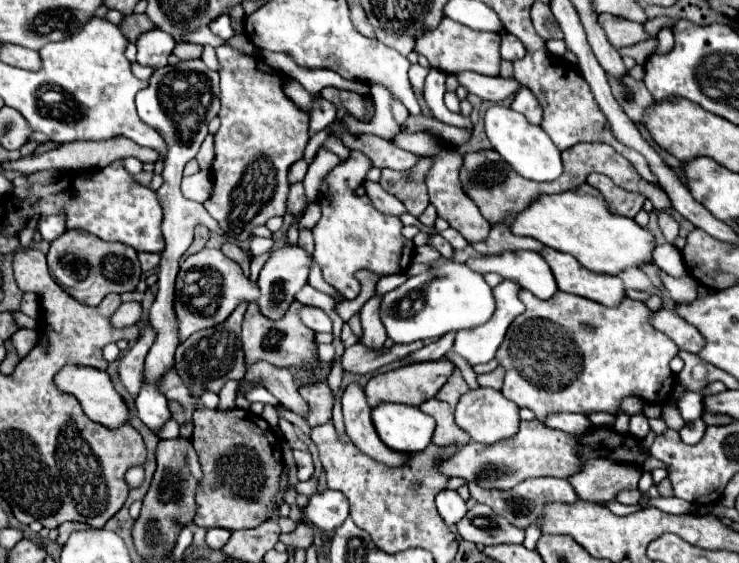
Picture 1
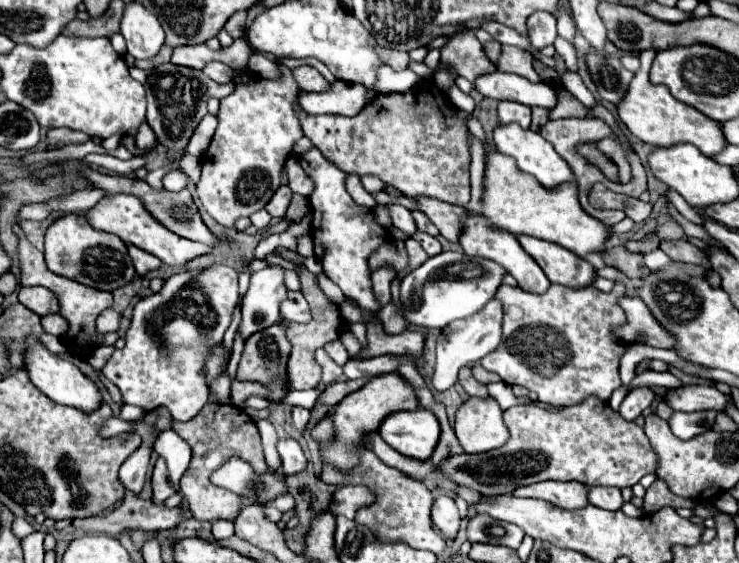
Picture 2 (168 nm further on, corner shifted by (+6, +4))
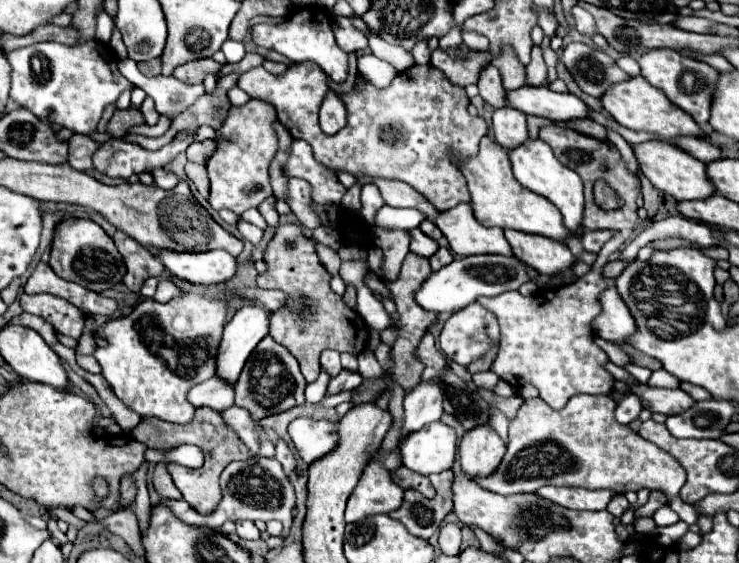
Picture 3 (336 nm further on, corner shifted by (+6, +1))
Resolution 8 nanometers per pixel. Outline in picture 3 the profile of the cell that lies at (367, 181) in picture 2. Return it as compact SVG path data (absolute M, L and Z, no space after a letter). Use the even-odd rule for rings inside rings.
M366 183L362 187L362 209L360 209L360 217L372 225L374 221L374 213L384 205L382 201L382 195L380 195L380 189L374 185L374 183Z

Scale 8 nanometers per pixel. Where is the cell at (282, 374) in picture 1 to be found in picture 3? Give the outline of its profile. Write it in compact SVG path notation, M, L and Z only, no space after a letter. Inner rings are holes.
M294 419L288 427L288 433L304 459L304 463L314 463L318 457L324 457L336 445L336 423L314 421L314 419Z

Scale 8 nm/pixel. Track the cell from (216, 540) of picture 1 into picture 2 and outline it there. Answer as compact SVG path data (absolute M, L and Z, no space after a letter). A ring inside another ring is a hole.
M218 520L212 524L212 534L216 540L224 540L230 538L234 534L234 524L232 520Z

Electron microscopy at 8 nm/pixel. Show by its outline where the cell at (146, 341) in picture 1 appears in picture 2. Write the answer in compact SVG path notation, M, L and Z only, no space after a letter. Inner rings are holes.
M216 264L202 272L180 272L168 278L158 294L138 300L138 304L134 306L132 322L124 336L126 346L112 352L102 368L102 374L120 388L124 404L134 404L144 410L156 410L164 406L172 414L172 418L180 422L194 418L208 402L208 382L204 376L206 358L210 358L214 346L222 344L222 336L230 324L236 302L238 272L230 266Z

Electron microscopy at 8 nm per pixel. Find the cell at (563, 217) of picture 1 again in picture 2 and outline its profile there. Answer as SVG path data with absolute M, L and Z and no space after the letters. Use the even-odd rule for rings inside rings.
M478 120L468 122L470 132L484 144L486 150L486 168L484 168L484 194L482 194L482 214L498 228L508 230L512 234L528 234L534 238L542 238L554 244L564 246L576 256L586 256L590 252L604 252L608 242L608 228L596 220L586 216L578 202L576 184L564 184L556 190L544 190L538 186L536 178L518 170L514 158L506 154L498 154L498 150L486 146L486 136Z

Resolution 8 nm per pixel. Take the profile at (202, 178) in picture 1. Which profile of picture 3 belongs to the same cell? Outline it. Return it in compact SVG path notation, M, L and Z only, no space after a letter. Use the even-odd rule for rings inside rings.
M156 169L156 171L152 171L152 177L154 177L154 183L156 183L160 189L164 189L164 191L174 189L174 185L178 185L178 181L180 181L174 173L170 173L170 171L166 171L166 169Z

